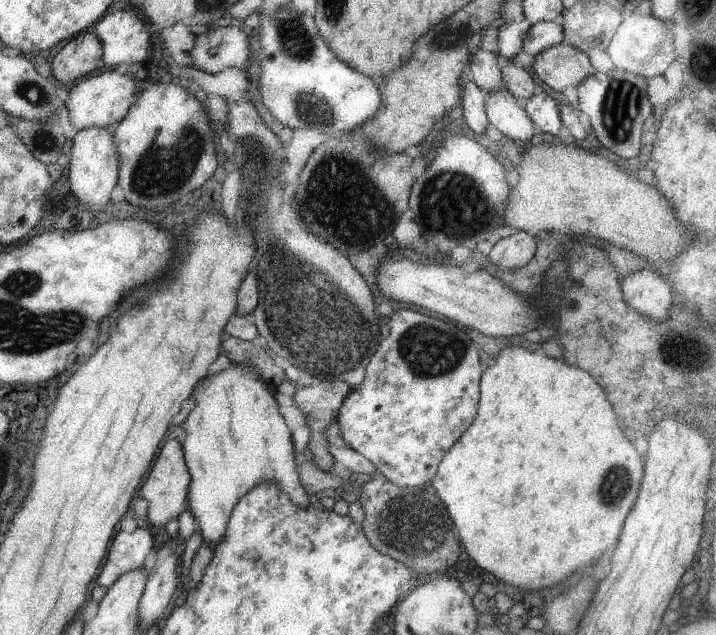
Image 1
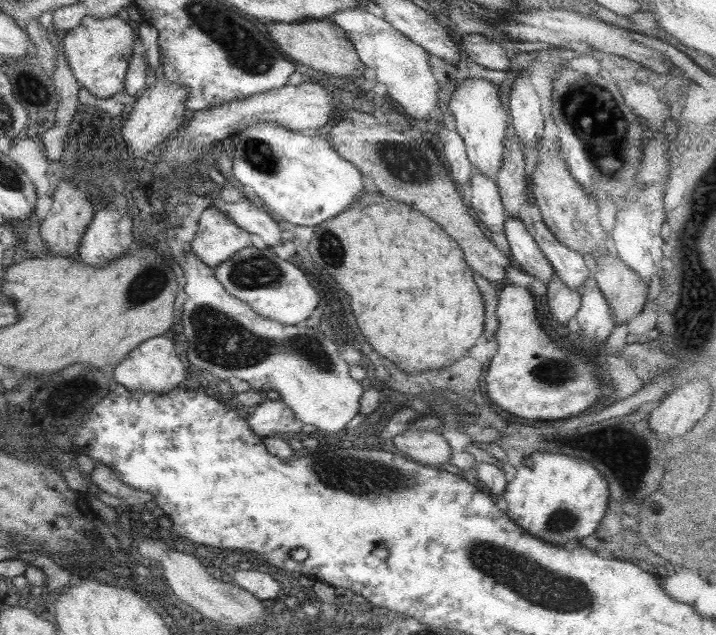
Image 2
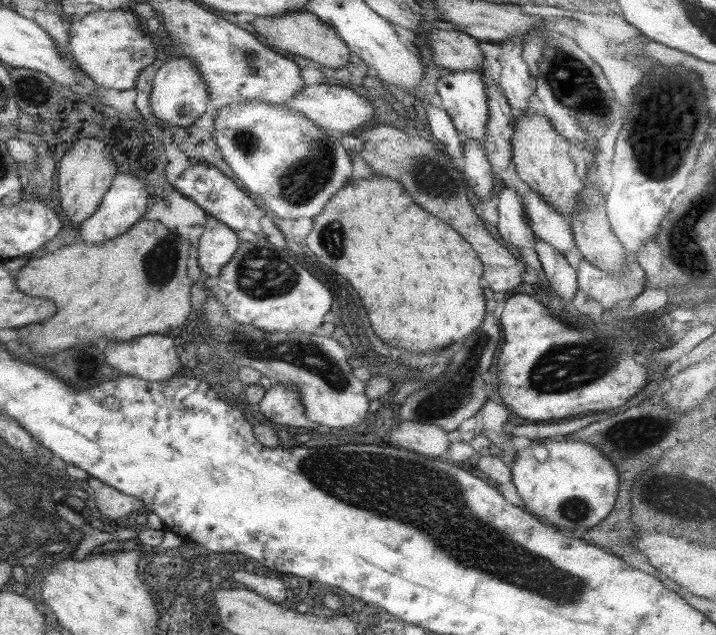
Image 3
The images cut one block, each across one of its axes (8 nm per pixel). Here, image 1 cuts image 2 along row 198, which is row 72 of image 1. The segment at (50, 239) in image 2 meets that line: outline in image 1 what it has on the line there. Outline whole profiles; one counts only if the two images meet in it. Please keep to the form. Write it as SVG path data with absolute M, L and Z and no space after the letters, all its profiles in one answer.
M90 30L78 32L60 45L51 60L51 75L62 84L82 80L101 64L102 46Z

